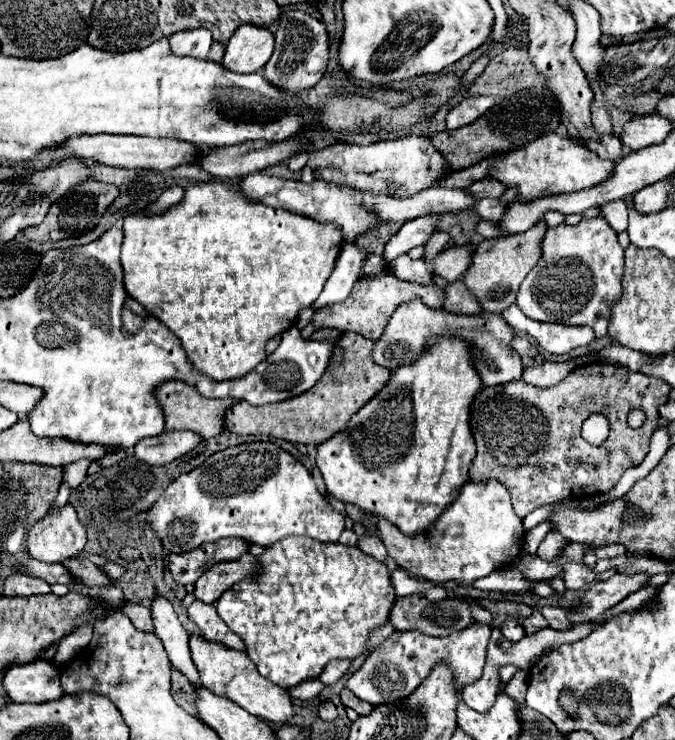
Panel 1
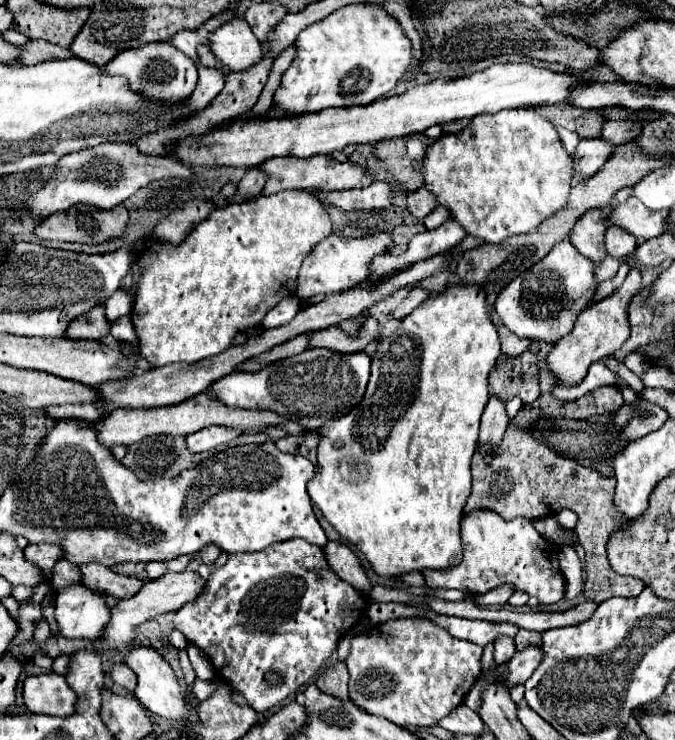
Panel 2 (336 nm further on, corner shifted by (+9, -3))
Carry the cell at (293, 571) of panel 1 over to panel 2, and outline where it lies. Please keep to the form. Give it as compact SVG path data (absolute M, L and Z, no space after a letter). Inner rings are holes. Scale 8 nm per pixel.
M291 538L275 542L259 552L229 554L225 566L217 568L203 588L203 592L185 604L175 614L175 628L185 634L189 642L205 650L215 668L215 676L231 682L257 712L265 712L285 700L289 694L297 694L307 684L325 660L335 652L337 642L347 634L347 606L349 606L349 630L353 630L363 616L367 616L369 600L355 590L349 582L341 580L327 564L323 548L303 540ZM275 670L283 674L279 686L265 682L265 672Z

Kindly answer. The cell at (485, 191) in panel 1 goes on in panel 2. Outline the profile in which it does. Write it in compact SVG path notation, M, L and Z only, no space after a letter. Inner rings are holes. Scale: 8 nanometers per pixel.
M419 188L415 192L409 192L409 196L407 196L407 210L415 218L419 218L419 220L423 220L437 206L439 206L439 202L435 202L435 198L425 192L425 188Z

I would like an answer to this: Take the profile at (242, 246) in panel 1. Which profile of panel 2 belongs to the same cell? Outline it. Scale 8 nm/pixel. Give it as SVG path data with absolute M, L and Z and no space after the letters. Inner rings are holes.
M283 190L279 194L271 194L271 196L259 196L251 202L243 202L243 204L229 204L225 208L217 208L217 212L211 212L211 216L207 220L203 220L201 224L195 226L195 230L187 236L187 240L183 240L181 244L167 244L167 242L155 242L141 258L139 258L139 266L141 266L141 278L137 284L137 294L135 294L135 302L133 302L133 312L131 312L131 320L137 328L139 334L139 350L143 354L143 358L147 358L153 366L167 366L167 364L175 364L175 362L199 362L211 356L217 356L219 352L227 350L233 346L233 340L237 334L245 332L247 328L257 328L263 322L263 316L267 316L267 312L279 304L279 300L287 298L287 296L295 296L295 288L297 288L297 280L299 280L299 268L303 264L303 260L309 256L311 248L315 248L315 244L319 244L319 240L331 236L333 226L331 226L331 218L325 210L325 206L309 192L305 190Z

